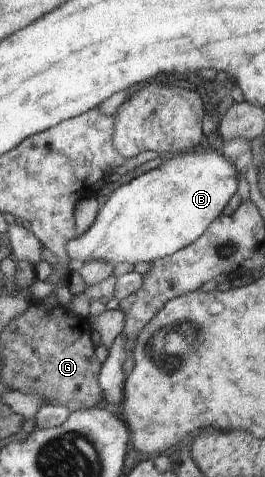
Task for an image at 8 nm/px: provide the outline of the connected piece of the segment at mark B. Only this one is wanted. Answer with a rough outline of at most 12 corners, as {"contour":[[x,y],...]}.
{"contour":[[220,146],[120,185],[66,245],[72,267],[193,244],[237,193]]}

